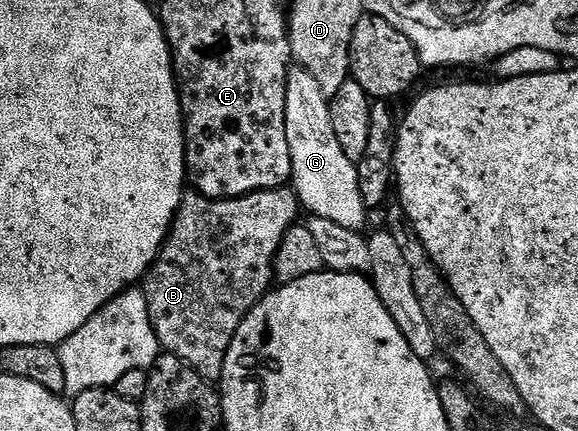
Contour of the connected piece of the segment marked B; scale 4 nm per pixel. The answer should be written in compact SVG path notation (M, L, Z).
M286 186L279 189L266 189L265 192L248 193L243 197L229 197L226 199L204 197L198 191L184 192L179 204L179 210L175 213L175 222L171 224L171 230L167 233L167 242L163 244L163 250L159 252L159 258L151 265L151 269L147 272L146 278L141 285L149 307L149 319L153 323L153 331L157 335L160 346L166 352L171 353L177 359L181 359L185 364L193 366L207 381L215 383L222 378L225 355L233 343L233 335L237 335L237 327L241 327L241 323L249 315L251 308L260 299L267 296L272 288L275 276L276 253L283 242L283 236L298 222L298 213L301 213L299 197L296 196L292 188Z

